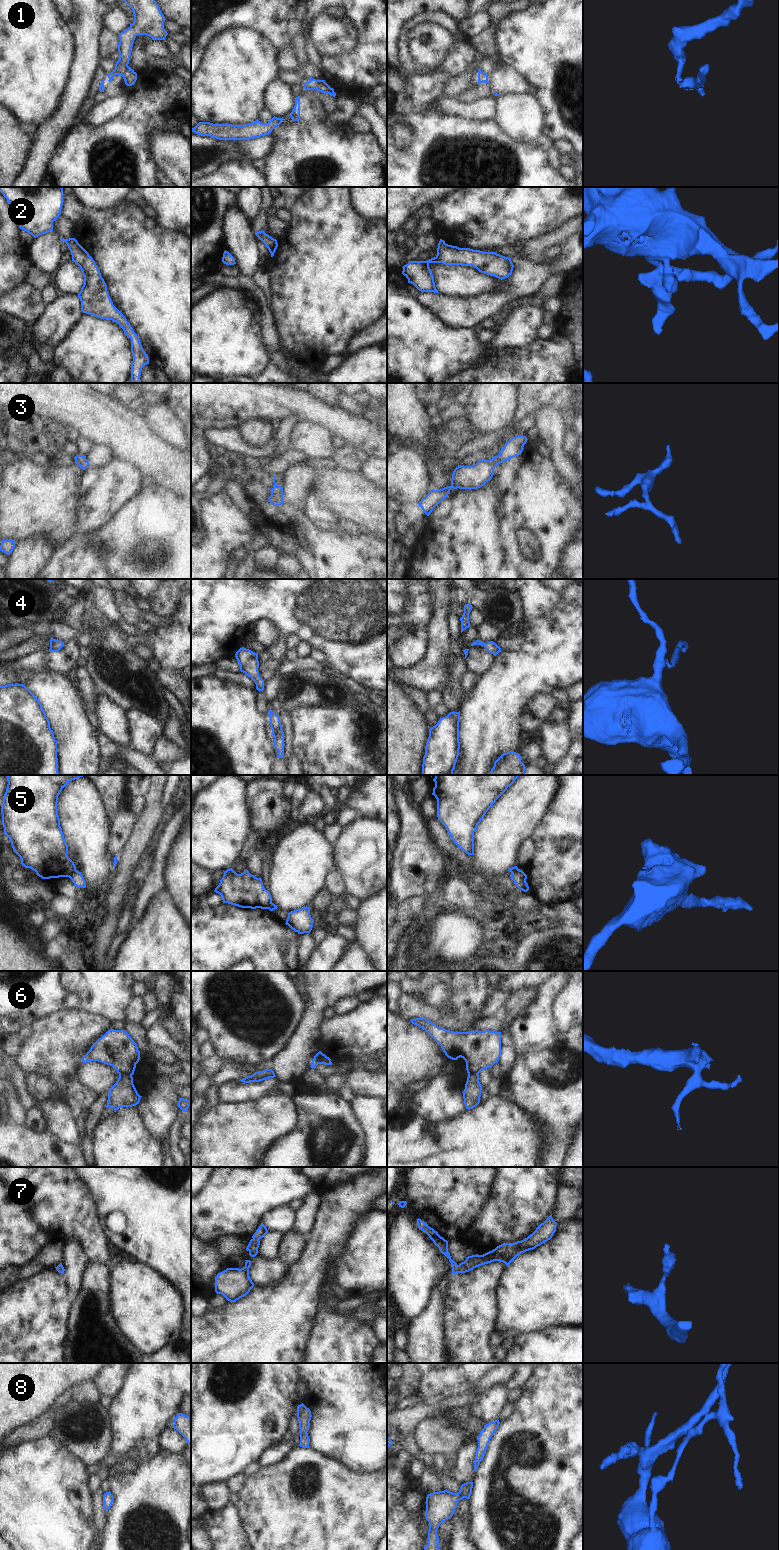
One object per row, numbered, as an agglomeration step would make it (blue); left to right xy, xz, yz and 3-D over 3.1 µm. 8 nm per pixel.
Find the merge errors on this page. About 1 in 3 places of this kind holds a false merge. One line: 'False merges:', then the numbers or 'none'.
False merges: 1, 5, 6

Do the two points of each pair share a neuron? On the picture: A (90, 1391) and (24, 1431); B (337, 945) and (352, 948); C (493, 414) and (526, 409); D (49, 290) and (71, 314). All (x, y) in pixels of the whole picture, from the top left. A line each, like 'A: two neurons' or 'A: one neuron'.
A: one neuron
B: two neurons
C: two neurons
D: two neurons

